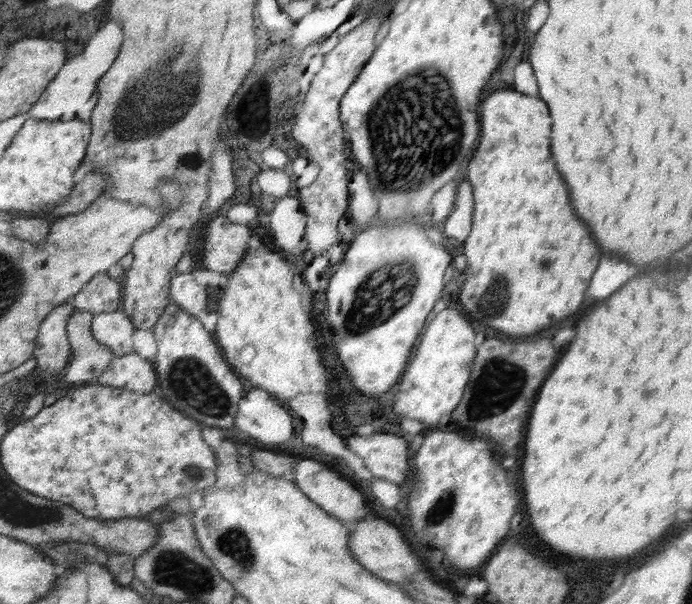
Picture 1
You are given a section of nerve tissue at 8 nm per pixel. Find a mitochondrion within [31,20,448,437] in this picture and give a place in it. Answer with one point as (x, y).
(174, 79)

